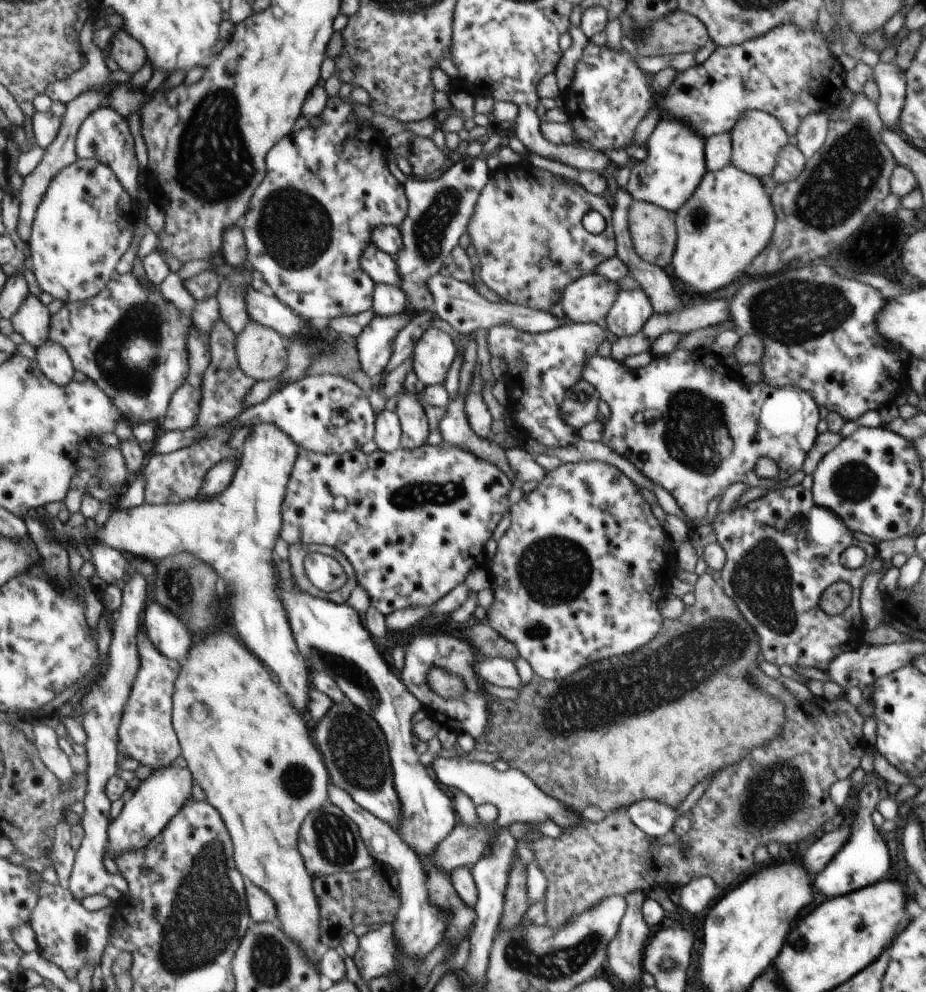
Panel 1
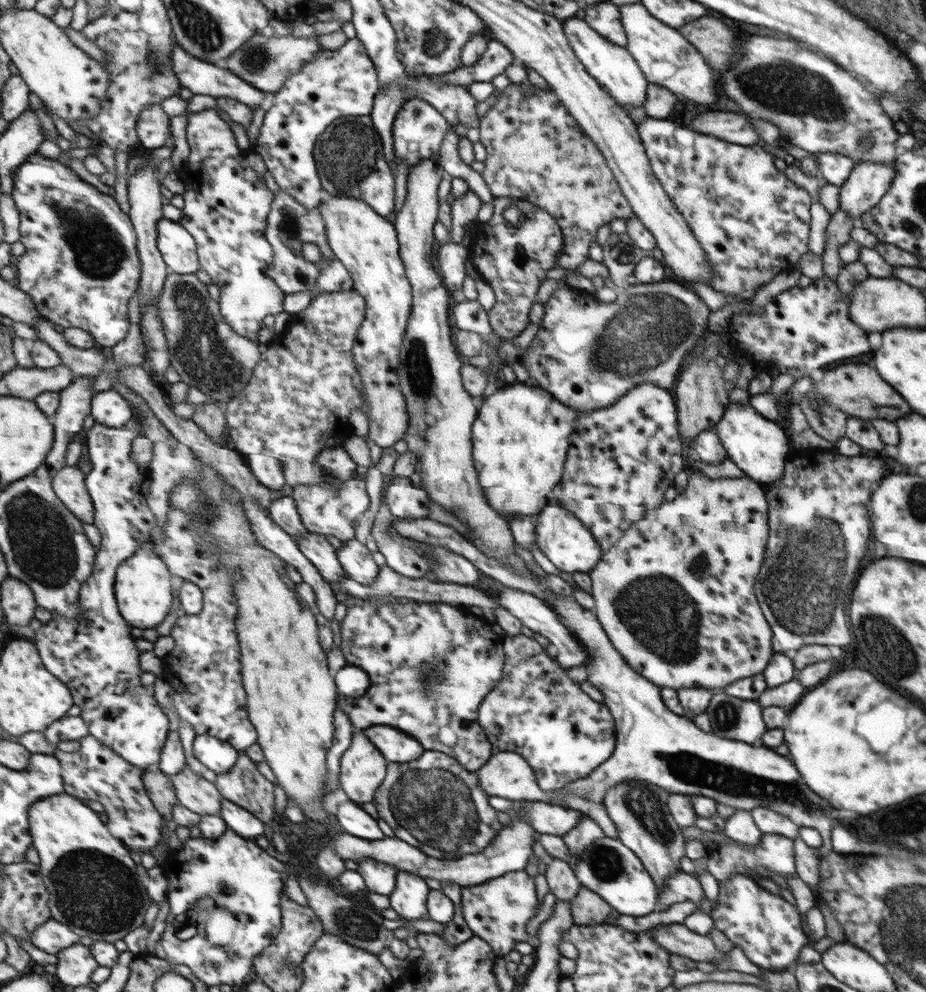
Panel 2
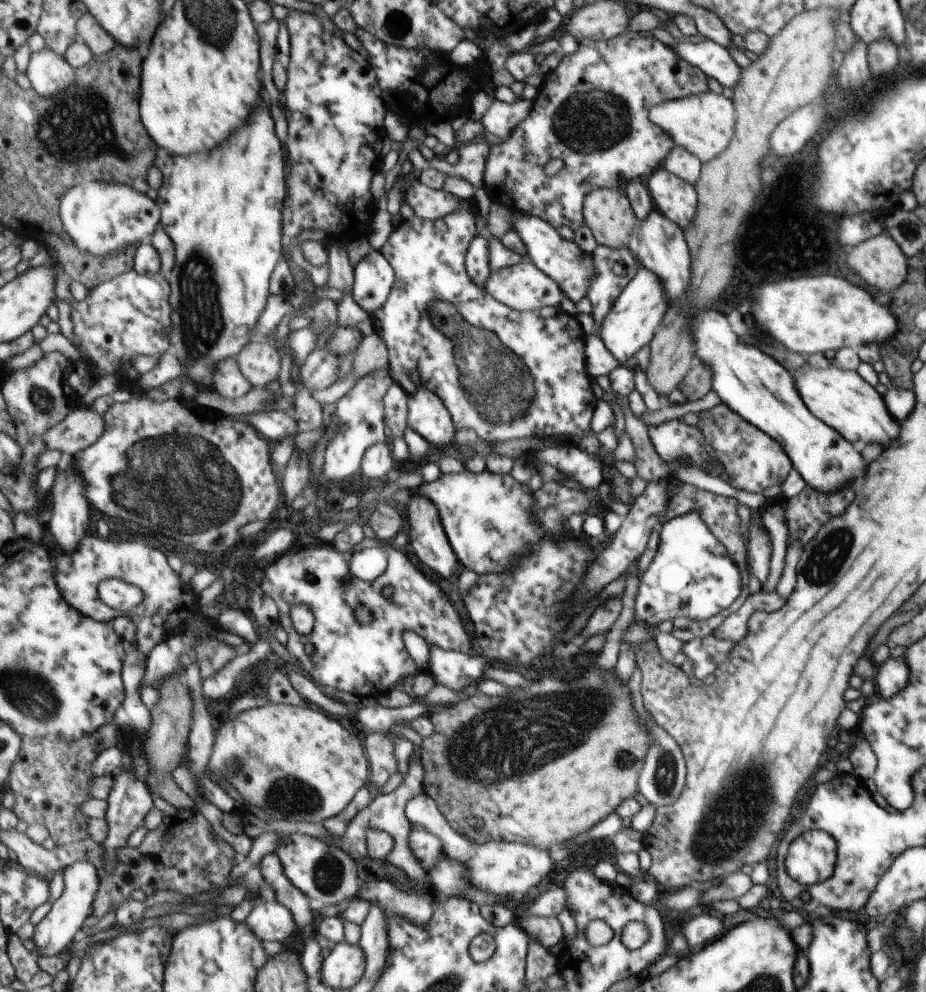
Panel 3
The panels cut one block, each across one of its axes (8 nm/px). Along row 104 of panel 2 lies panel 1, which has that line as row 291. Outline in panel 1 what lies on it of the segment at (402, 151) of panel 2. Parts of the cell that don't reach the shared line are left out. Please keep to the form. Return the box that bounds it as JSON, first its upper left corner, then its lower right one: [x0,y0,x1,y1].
[393,155,490,312]

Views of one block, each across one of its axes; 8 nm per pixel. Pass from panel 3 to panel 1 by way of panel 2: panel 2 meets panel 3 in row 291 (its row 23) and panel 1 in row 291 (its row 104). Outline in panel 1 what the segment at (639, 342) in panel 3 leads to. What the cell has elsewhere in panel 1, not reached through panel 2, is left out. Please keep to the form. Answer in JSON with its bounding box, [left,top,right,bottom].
[668,163,775,292]

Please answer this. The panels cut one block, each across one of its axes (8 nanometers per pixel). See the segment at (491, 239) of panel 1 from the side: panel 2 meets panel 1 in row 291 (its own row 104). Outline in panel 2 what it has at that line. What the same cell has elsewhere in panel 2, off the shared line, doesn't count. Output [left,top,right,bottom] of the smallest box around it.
[478,83,634,270]

